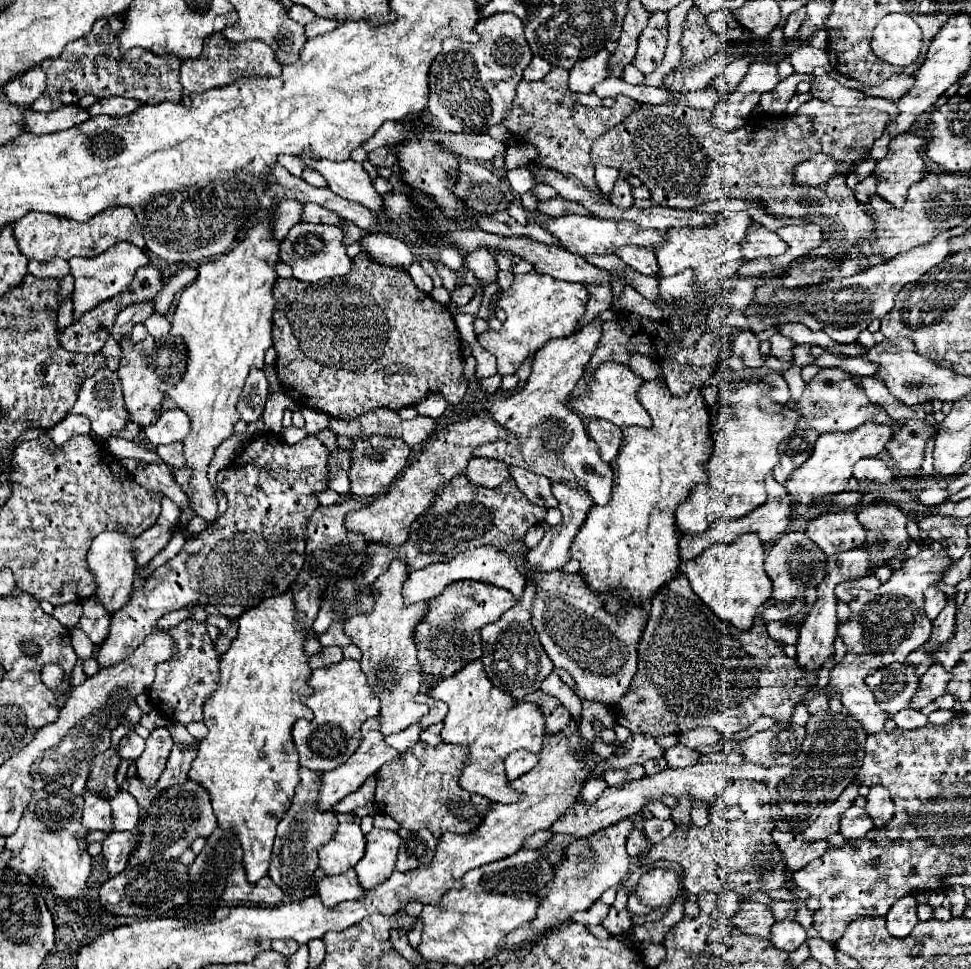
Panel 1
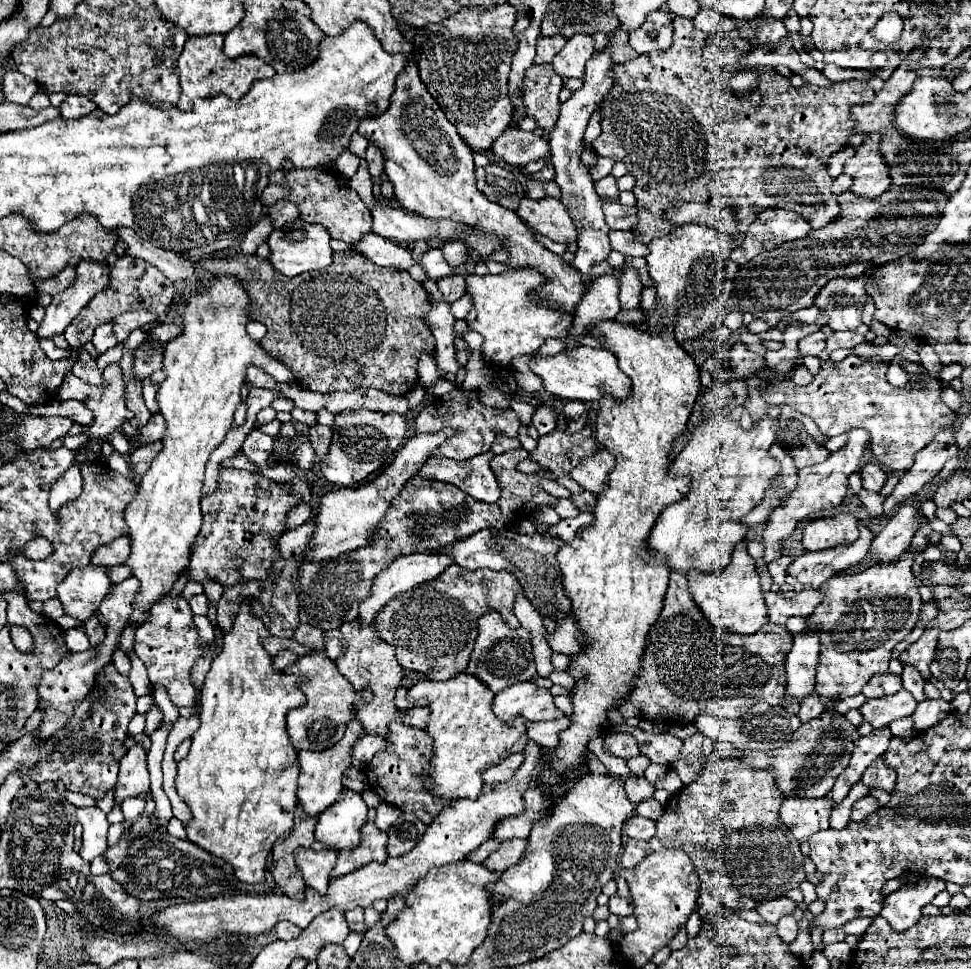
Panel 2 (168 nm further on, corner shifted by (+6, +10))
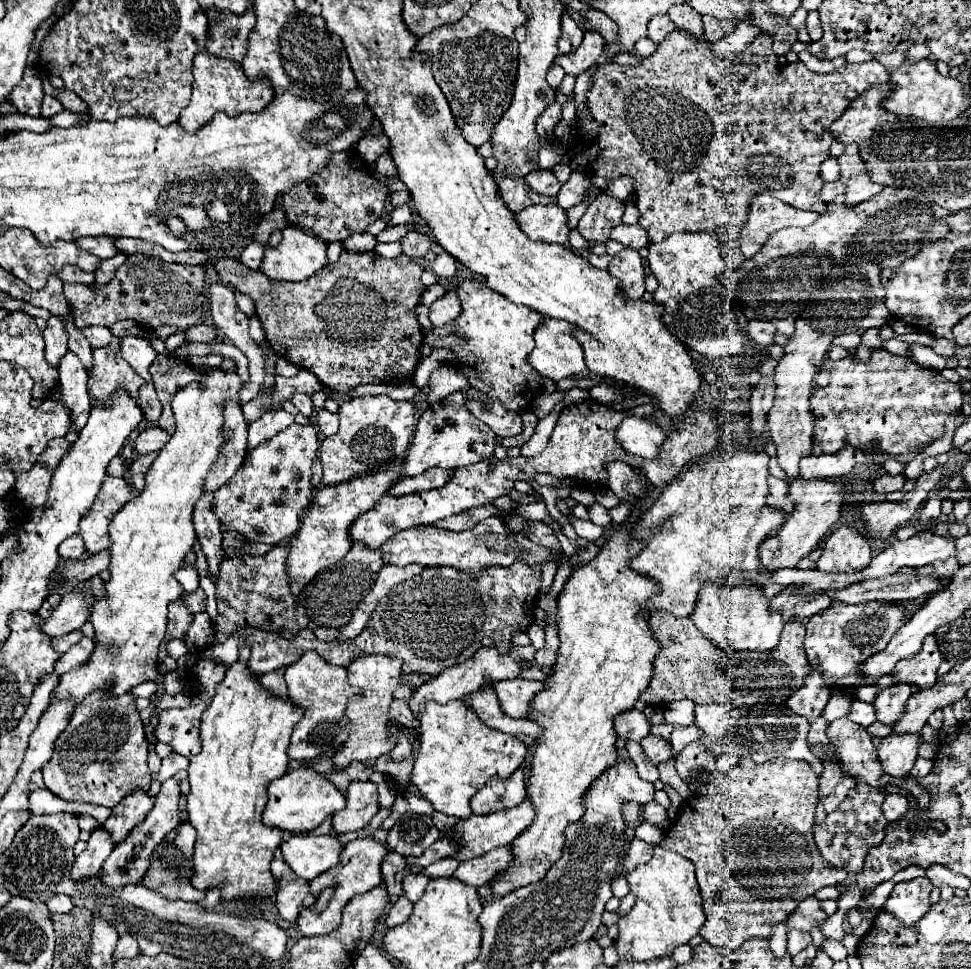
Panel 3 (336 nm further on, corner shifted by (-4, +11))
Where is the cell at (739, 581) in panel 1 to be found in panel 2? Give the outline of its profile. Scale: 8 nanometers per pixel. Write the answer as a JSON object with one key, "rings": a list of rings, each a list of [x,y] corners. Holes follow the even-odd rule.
{"rings":[[[746,540],[740,542],[734,552],[728,568],[720,574],[704,574],[704,572],[686,572],[688,592],[700,612],[716,626],[734,634],[754,634],[768,622],[768,608],[764,602],[764,594],[760,588],[760,578],[754,566],[754,560],[746,552]]]}

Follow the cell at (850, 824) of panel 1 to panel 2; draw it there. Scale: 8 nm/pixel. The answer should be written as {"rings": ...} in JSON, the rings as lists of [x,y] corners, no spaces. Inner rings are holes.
{"rings":[[[866,796],[866,798],[858,800],[858,802],[854,802],[850,818],[852,818],[854,822],[862,822],[866,816],[874,814],[878,808],[880,808],[880,802],[878,802],[874,796]]]}

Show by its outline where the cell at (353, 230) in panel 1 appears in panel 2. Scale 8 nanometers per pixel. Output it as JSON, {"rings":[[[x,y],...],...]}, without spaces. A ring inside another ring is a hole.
{"rings":[[[334,166],[328,168],[310,168],[310,170],[290,170],[286,172],[286,184],[290,188],[278,188],[278,184],[268,184],[260,196],[264,206],[272,206],[278,200],[290,200],[298,206],[300,220],[308,224],[322,224],[332,238],[344,240],[346,244],[354,244],[358,236],[370,232],[372,226],[372,216],[368,224],[368,208],[360,200],[360,196],[352,188],[340,188],[336,184],[338,172]]]}

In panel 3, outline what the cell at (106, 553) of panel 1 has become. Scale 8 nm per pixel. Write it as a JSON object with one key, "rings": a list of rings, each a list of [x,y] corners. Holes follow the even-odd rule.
{"rings":[[[68,591],[62,595],[62,603],[52,611],[44,623],[44,633],[50,637],[80,629],[90,617],[86,595],[82,591]]]}

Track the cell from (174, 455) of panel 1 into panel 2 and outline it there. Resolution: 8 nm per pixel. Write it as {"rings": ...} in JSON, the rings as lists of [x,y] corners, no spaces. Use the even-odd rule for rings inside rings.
{"rings":[[[154,442],[154,444],[148,444],[148,446],[142,446],[142,448],[136,448],[132,454],[130,454],[130,464],[134,466],[134,470],[138,474],[144,474],[150,466],[150,462],[158,456],[158,452],[162,450],[162,444],[160,442]]]}

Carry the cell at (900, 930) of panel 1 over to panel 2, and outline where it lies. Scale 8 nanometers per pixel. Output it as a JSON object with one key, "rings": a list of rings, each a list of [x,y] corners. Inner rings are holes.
{"rings":[[[932,877],[921,878],[915,884],[904,884],[890,896],[886,896],[880,916],[896,930],[908,930],[914,926],[920,916],[922,908],[932,902],[932,898],[946,889],[946,883]]]}

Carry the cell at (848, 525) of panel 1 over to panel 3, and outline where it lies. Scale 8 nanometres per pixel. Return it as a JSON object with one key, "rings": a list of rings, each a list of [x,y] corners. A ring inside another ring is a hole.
{"rings":[[[840,527],[830,533],[824,541],[822,555],[816,563],[820,571],[856,571],[868,565],[872,559],[872,551],[868,539],[856,527]]]}

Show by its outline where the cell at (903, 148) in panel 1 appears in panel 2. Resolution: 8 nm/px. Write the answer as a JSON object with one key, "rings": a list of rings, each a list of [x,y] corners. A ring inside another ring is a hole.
{"rings":[[[868,134],[864,144],[856,148],[856,154],[844,164],[844,174],[854,178],[850,192],[854,192],[856,196],[876,198],[884,194],[892,184],[888,176],[888,166],[878,152],[878,142],[880,134]]]}

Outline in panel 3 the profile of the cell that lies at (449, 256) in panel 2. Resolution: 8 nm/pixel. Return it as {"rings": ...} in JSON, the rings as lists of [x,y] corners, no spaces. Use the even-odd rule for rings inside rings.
{"rings":[[[438,251],[438,257],[434,261],[426,261],[424,257],[412,257],[412,261],[428,271],[434,271],[438,277],[454,277],[458,271],[458,261],[446,251]]]}

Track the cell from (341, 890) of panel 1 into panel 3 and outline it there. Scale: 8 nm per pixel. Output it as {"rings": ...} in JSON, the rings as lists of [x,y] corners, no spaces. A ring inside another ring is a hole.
{"rings":[[[334,835],[290,837],[282,843],[284,861],[298,877],[306,881],[312,881],[320,873],[334,867],[338,863],[340,851],[342,845]]]}

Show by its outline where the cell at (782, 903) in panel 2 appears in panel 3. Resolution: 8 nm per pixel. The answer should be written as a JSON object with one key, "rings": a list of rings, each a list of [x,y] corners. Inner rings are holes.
{"rings":[[[806,897],[798,903],[798,907],[786,917],[786,929],[802,929],[810,931],[814,925],[822,925],[828,915],[820,909],[820,901],[814,897]]]}

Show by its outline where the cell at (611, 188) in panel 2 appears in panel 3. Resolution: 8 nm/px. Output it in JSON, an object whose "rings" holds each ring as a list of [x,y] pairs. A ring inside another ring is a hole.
{"rings":[[[602,191],[590,203],[590,207],[586,209],[586,213],[580,219],[576,229],[588,241],[588,247],[592,247],[594,243],[606,243],[608,241],[608,231],[612,227],[620,225],[622,213],[624,213],[624,201],[620,201],[620,199]]]}

